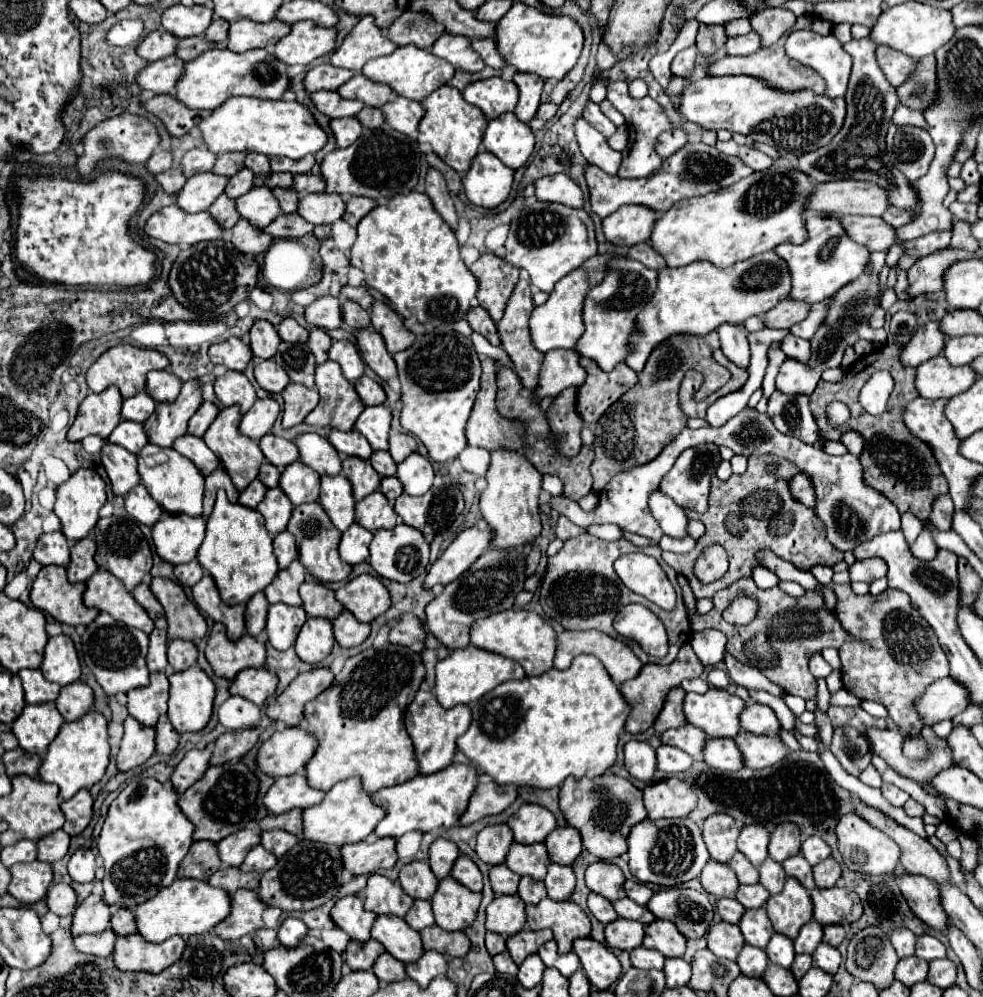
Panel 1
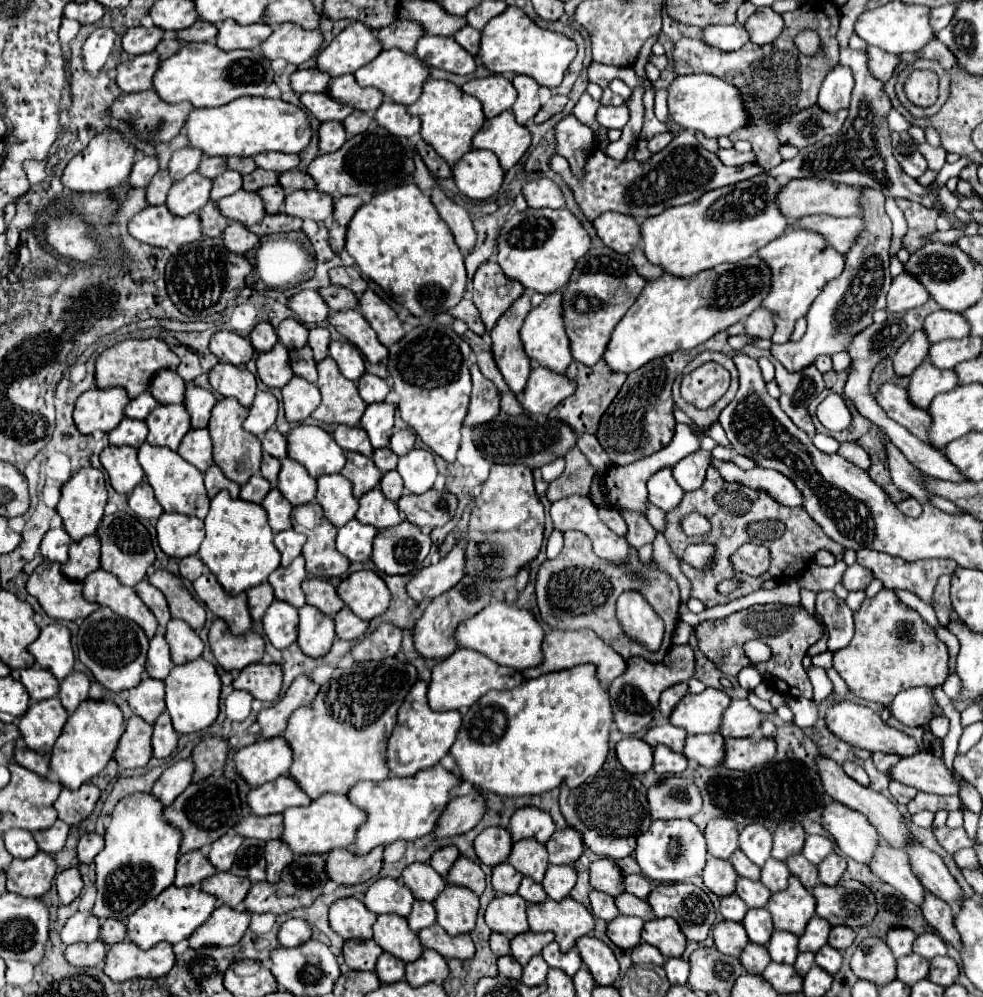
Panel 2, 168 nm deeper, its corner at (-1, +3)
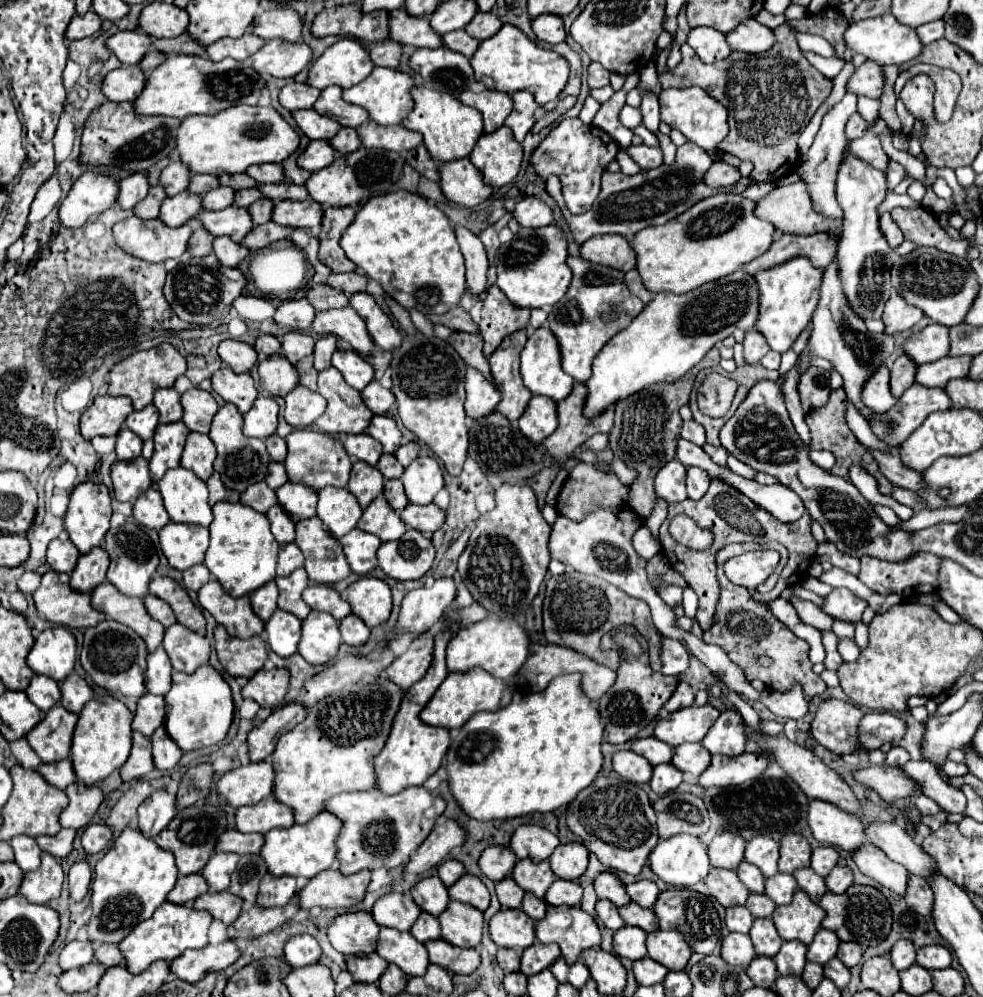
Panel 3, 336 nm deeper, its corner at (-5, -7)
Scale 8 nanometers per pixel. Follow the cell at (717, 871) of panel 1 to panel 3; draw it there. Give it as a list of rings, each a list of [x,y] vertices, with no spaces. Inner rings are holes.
[[[712,868],[710,874],[706,876],[706,886],[710,890],[710,894],[724,906],[738,906],[744,904],[748,898],[748,890],[742,886],[742,882],[738,880],[736,872],[732,870],[724,870],[724,868]]]

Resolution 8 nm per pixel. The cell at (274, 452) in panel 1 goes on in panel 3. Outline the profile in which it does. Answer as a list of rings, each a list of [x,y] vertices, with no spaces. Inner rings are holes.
[[[276,434],[268,436],[266,438],[266,448],[268,448],[268,454],[272,456],[274,462],[284,462],[284,458],[286,458],[286,442],[280,436],[276,436]]]

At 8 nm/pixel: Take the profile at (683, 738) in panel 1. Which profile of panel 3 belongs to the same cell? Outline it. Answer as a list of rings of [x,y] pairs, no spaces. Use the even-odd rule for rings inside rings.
[[[650,736],[650,738],[636,738],[630,746],[636,754],[642,754],[650,764],[662,764],[670,762],[674,756],[674,748],[666,742]]]

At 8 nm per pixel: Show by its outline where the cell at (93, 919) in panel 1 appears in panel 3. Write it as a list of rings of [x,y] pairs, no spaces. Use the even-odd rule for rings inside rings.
[[[72,940],[60,952],[62,970],[84,966],[94,960],[94,944],[90,940]]]

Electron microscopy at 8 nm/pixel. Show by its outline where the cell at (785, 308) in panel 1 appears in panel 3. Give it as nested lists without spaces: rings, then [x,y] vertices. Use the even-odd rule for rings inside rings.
[[[750,330],[746,332],[744,338],[744,358],[748,364],[756,364],[760,362],[760,358],[770,350],[766,338],[762,338],[762,334],[758,330]]]

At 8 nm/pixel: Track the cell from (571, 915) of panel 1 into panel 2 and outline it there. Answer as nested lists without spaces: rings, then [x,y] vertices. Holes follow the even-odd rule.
[[[570,896],[562,902],[546,900],[528,906],[528,924],[532,932],[554,932],[562,952],[568,952],[580,936],[594,932],[594,916]]]

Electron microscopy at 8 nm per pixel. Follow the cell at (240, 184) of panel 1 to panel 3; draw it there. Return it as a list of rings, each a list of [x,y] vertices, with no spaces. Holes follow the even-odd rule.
[[[218,186],[202,198],[202,204],[206,210],[224,210],[234,204],[234,190],[230,186]]]

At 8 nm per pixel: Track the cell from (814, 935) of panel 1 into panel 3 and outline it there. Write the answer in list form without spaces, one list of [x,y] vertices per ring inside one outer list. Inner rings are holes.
[[[820,928],[814,936],[814,942],[808,946],[806,958],[808,962],[818,962],[818,964],[826,964],[828,960],[832,960],[836,956],[838,950],[838,936],[826,928]]]

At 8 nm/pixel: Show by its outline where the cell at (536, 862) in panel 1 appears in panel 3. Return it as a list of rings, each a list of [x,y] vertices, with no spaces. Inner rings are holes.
[[[522,858],[522,860],[516,862],[516,866],[512,870],[512,878],[522,890],[532,892],[538,898],[544,898],[546,890],[550,888],[550,884],[554,882],[556,876],[550,870],[550,862],[548,860],[532,862],[530,858]]]

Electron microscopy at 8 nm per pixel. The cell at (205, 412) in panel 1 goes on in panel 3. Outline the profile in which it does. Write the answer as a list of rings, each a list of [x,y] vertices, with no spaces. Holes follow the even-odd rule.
[[[190,388],[182,394],[182,408],[184,418],[182,422],[192,430],[200,434],[208,434],[214,414],[218,412],[218,404],[212,398],[210,392],[204,392],[200,388]]]

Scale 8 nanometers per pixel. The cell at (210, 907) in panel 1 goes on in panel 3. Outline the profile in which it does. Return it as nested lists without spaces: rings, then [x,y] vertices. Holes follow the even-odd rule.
[[[164,902],[152,918],[146,922],[140,922],[130,936],[126,936],[118,946],[126,958],[126,966],[132,974],[138,974],[146,970],[156,960],[172,962],[178,958],[186,948],[204,948],[208,944],[208,926],[212,922],[212,916],[206,910],[194,910],[192,906],[172,904]]]

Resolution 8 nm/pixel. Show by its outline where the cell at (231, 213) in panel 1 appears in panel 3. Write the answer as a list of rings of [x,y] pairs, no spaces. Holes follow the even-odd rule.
[[[196,224],[194,226],[194,232],[192,232],[192,238],[188,242],[188,252],[192,256],[206,256],[206,254],[212,254],[214,250],[214,240],[216,236],[210,234],[204,226]]]

